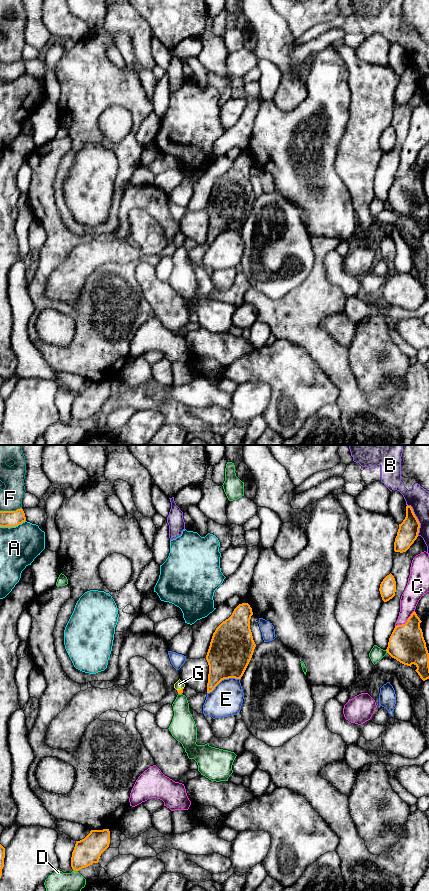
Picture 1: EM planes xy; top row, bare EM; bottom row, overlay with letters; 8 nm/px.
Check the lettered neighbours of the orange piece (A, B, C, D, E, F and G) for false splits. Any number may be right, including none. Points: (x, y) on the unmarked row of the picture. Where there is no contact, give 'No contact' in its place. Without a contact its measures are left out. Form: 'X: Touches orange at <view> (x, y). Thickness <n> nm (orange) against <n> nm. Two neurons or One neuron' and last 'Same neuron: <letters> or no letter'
A: Touches orange at xy (12, 78). Thickness 130 nm (orange) against 320 nm. Two neurons
B: Touches orange at xy (417, 71). Thickness 160 nm (orange) against 170 nm. Two neurons
C: Touches orange at xy (407, 173). Thickness 300 nm (orange) against 150 nm. Two neurons
D: Touches orange at xy (75, 422). Thickness 220 nm (orange) against 260 nm. Two neurons
E: Touches orange at xy (223, 231). Thickness 340 nm (orange) against 260 nm. Two neurons
F: Touches orange at xy (10, 63). Thickness 130 nm (orange) against 180 nm. Two neurons
G: Touches orange at xy (180, 241). Thickness 40 nm (orange) against 70 nm. One neuron
Same neuron: G

